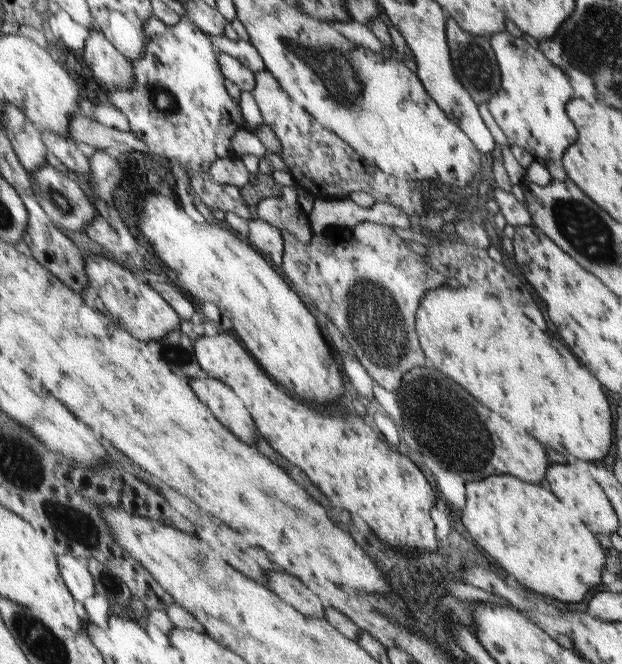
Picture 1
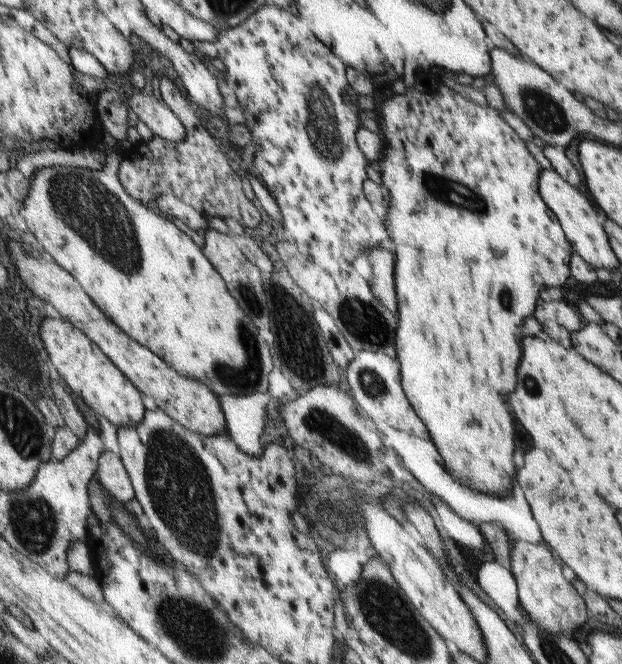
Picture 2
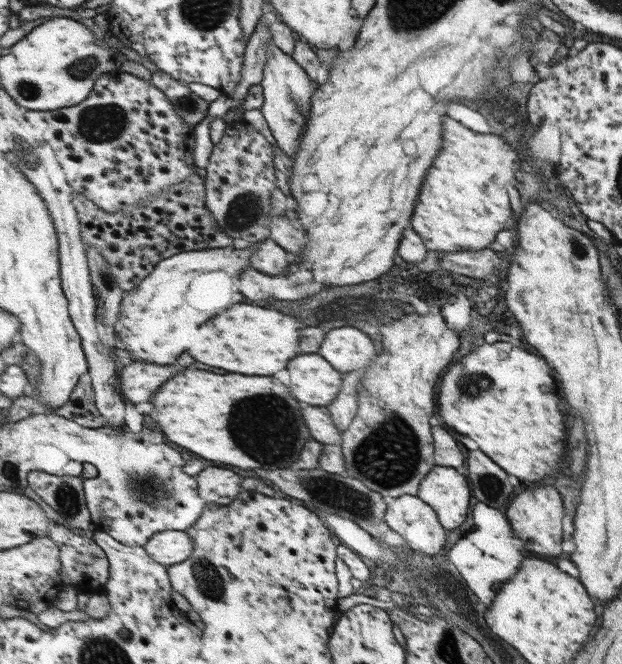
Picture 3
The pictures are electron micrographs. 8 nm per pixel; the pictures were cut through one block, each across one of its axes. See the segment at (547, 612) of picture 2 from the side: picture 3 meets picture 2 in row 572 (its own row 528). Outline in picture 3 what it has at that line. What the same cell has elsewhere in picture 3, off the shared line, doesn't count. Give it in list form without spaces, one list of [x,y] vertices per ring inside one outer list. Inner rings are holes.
[[[530,484],[530,488],[515,494],[504,510],[511,531],[522,540],[530,556],[560,556],[562,554],[562,518],[565,506],[558,490],[552,486]]]

